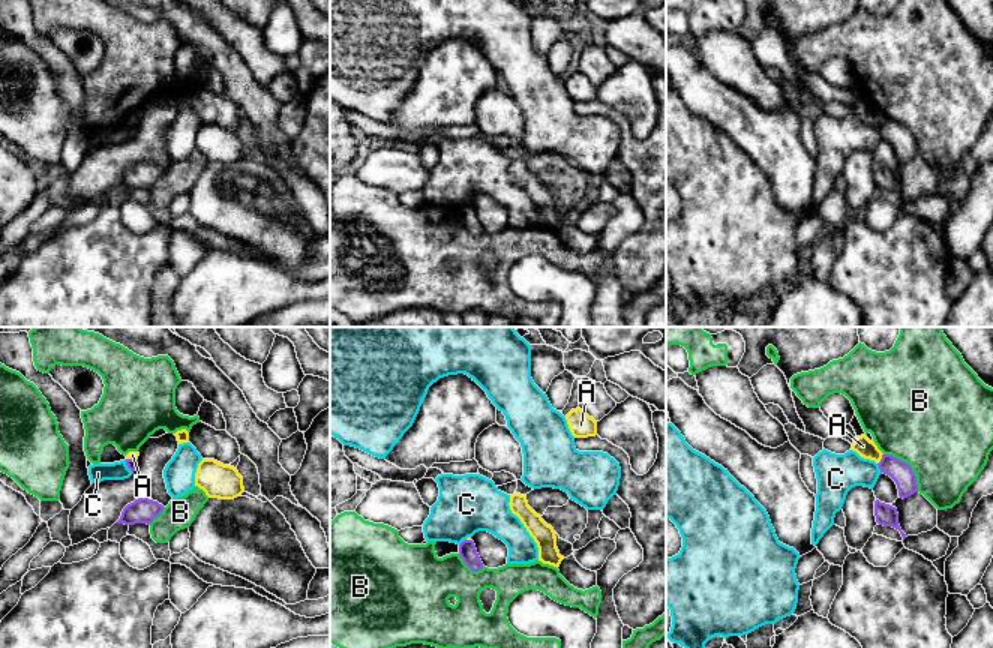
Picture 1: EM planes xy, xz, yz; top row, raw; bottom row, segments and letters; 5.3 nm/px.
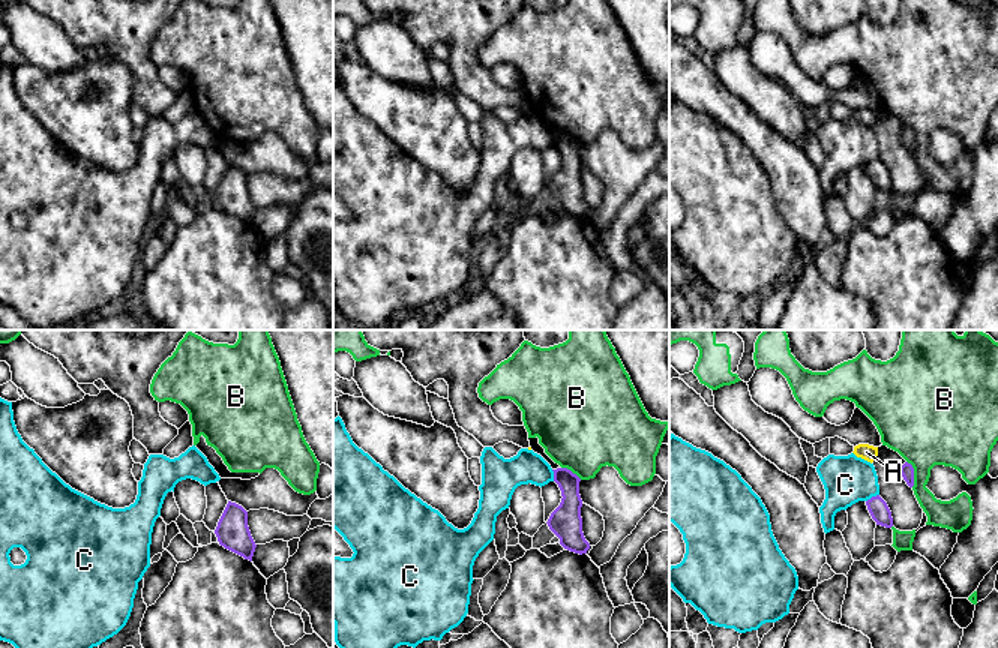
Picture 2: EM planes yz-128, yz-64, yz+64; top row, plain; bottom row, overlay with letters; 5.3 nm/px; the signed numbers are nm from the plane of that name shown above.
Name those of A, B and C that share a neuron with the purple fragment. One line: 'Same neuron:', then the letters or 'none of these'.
Same neuron: none of these

